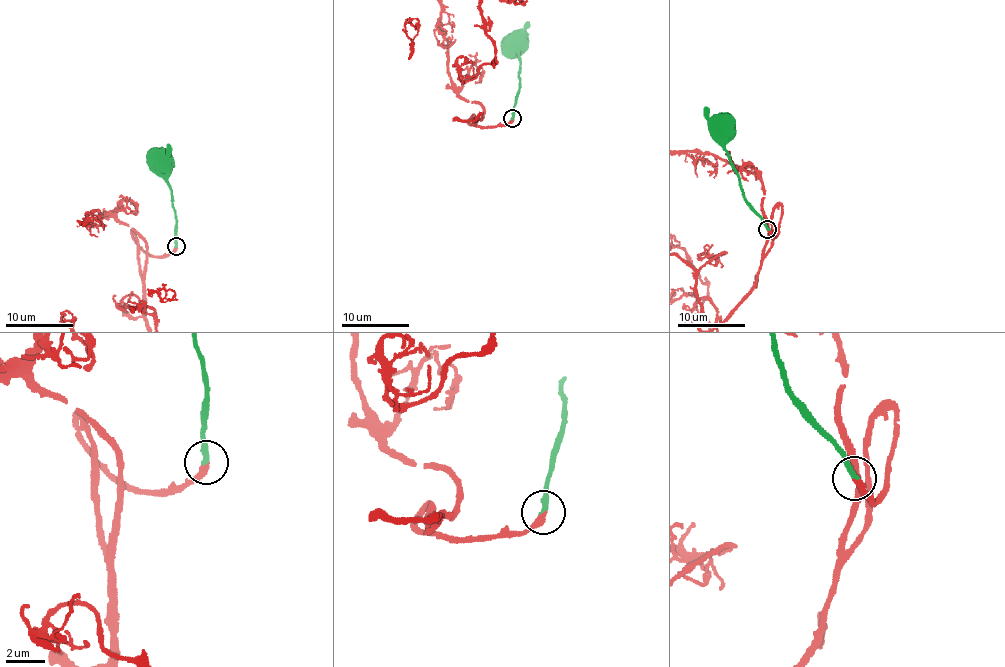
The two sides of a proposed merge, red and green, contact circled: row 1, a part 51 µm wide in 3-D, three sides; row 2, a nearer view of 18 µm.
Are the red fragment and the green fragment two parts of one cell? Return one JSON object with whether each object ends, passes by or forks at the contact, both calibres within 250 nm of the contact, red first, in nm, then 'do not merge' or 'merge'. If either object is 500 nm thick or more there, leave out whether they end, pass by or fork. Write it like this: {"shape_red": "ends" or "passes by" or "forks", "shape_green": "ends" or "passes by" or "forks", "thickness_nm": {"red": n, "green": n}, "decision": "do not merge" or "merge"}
{"shape_red": "ends", "shape_green": "ends", "thickness_nm": {"red": 320, "green": 320}, "decision": "merge"}

